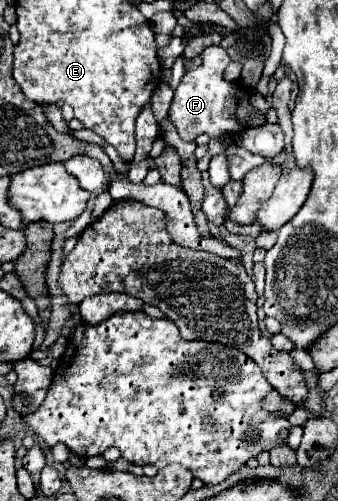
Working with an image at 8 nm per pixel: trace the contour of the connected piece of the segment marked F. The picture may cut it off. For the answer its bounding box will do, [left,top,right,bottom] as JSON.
[168,46,260,142]

